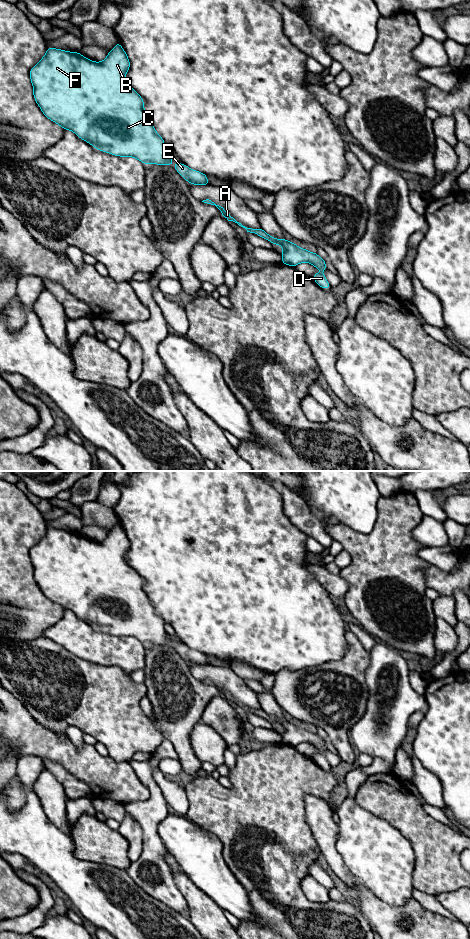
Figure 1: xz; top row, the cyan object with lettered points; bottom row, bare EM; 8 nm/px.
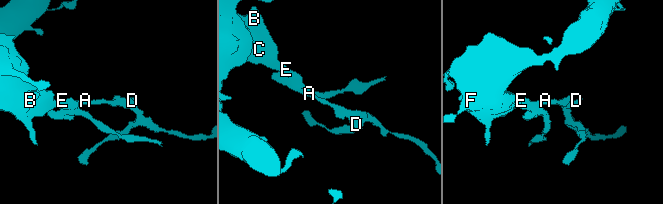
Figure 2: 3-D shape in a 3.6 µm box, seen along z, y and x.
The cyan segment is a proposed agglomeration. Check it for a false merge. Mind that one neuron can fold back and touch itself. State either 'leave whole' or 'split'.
leave whole

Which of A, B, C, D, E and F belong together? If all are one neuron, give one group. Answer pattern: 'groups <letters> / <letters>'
groups A B C D E F

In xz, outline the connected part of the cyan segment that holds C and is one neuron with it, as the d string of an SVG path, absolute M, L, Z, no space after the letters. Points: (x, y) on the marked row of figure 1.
M118 42L101 62L92 61L79 52L70 52L48 47L40 62L31 68L29 76L33 85L33 96L43 114L64 130L70 130L93 148L119 157L133 157L143 164L173 165L183 179L192 185L210 185L207 175L187 167L183 163L173 164L165 151L165 141L156 132L144 109L143 98L128 84L125 75L130 61L121 43Z

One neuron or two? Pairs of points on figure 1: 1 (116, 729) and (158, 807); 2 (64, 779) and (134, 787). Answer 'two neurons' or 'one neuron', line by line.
1: two neurons
2: two neurons

